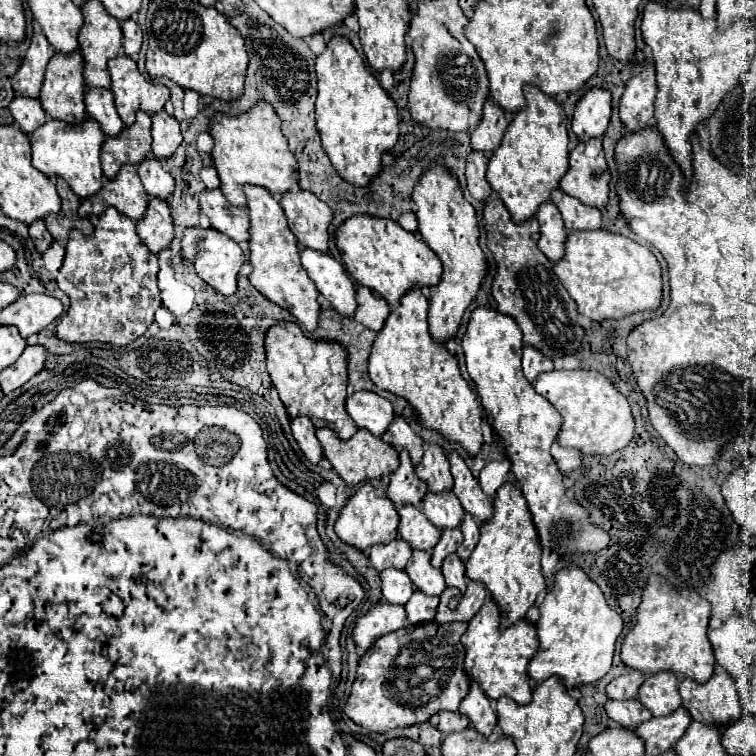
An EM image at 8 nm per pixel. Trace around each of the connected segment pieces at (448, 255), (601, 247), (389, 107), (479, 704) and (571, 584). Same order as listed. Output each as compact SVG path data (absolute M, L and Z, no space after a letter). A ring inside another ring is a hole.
M432 166L428 174L424 174L414 188L412 200L416 204L418 232L422 240L432 248L432 252L442 262L442 278L438 286L430 288L430 310L428 310L428 326L432 340L438 344L446 344L450 338L458 334L462 316L466 308L478 294L482 278L486 276L486 256L478 244L478 220L472 204L462 196L460 184L448 170L442 166Z
M604 230L570 234L566 256L554 264L554 272L576 300L578 312L594 322L650 312L662 302L662 270L656 256L646 246L620 234Z
M346 38L330 40L328 48L316 58L316 74L316 128L322 138L322 148L344 182L364 188L380 174L382 154L390 152L398 142L396 104Z
M470 686L468 696L460 704L458 712L462 716L470 718L470 726L478 730L484 738L488 738L496 728L496 714L492 710L492 700L486 698L486 694L480 690L480 686Z
M564 568L556 574L554 588L546 594L544 602L540 604L540 618L536 622L536 634L538 634L538 654L532 656L528 664L528 674L536 684L542 684L544 680L558 676L564 684L564 688L576 688L584 684L592 684L600 678L604 678L612 666L614 646L622 632L622 618L610 610L610 606L604 602L604 594L600 594L600 588L592 584L592 580L580 570L580 568Z

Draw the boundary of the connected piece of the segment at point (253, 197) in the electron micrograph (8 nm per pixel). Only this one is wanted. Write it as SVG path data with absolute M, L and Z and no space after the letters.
M248 186L246 198L250 214L248 244L250 244L250 264L252 264L252 274L250 274L252 286L264 298L288 310L296 320L304 324L308 332L314 332L318 328L318 314L320 314L318 290L300 264L300 250L296 246L296 236L288 230L282 206L274 196L268 194L268 190L262 190L260 186Z

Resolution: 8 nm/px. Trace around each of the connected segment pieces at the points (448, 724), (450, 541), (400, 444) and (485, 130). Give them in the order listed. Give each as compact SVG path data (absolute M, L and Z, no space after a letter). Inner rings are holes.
M440 712L440 722L438 722L438 730L446 736L450 732L462 732L464 728L468 728L468 718L460 718L458 712Z
M444 530L440 542L438 542L436 548L432 550L432 558L430 558L432 566L434 566L434 568L440 568L442 562L444 562L444 558L446 558L448 554L452 554L452 552L458 550L460 542L462 542L462 532L460 532L460 530Z
M396 416L392 426L388 428L388 432L384 434L382 438L386 444L394 446L396 450L408 450L410 458L412 458L412 464L418 466L420 460L422 460L422 454L424 454L424 448L422 448L422 440L412 432L412 428L408 426L408 422L402 418L402 416Z
M488 100L484 104L484 116L482 116L480 126L476 126L476 130L472 130L472 134L470 134L472 150L494 152L502 142L506 126L508 126L506 112L502 108L498 108L492 100Z

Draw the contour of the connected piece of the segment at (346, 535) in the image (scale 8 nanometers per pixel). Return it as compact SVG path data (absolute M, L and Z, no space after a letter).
M364 484L340 510L334 532L342 542L364 552L374 544L388 544L398 538L398 512L394 510L394 504L388 496L376 496L374 488L370 484Z

